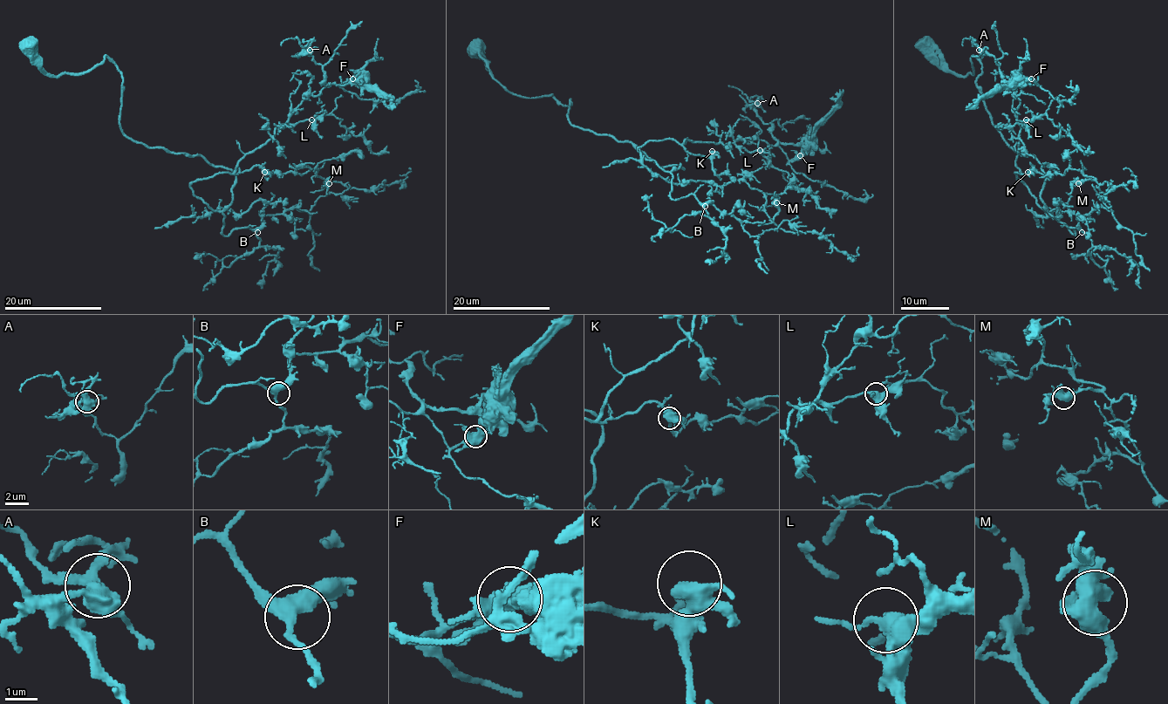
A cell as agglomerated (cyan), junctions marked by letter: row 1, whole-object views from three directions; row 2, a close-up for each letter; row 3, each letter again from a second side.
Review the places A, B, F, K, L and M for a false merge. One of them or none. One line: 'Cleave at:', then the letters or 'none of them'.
Cleave at: F

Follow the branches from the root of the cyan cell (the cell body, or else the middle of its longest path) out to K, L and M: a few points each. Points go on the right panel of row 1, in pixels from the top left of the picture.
K: (924, 45), (962, 76), (973, 56), (981, 64), (992, 125), (1043, 166), (1047, 211), (1016, 178), (1027, 172)
L: (924, 45), (962, 76), (973, 56), (981, 64), (992, 125), (1043, 166), (1047, 211), (1015, 174), (1026, 119)
M: (924, 45), (962, 76), (981, 64), (992, 125), (1043, 166), (1044, 211), (1016, 172), (1096, 178), (1078, 183)

